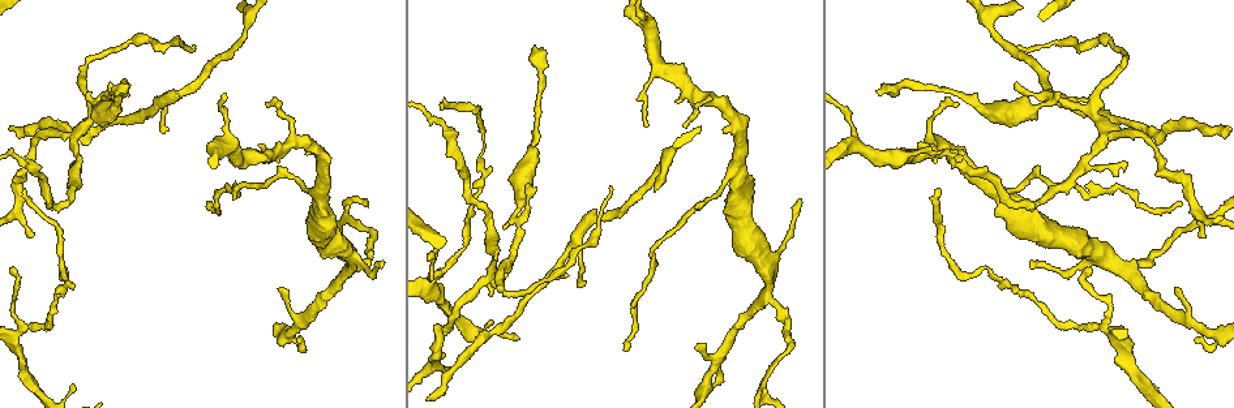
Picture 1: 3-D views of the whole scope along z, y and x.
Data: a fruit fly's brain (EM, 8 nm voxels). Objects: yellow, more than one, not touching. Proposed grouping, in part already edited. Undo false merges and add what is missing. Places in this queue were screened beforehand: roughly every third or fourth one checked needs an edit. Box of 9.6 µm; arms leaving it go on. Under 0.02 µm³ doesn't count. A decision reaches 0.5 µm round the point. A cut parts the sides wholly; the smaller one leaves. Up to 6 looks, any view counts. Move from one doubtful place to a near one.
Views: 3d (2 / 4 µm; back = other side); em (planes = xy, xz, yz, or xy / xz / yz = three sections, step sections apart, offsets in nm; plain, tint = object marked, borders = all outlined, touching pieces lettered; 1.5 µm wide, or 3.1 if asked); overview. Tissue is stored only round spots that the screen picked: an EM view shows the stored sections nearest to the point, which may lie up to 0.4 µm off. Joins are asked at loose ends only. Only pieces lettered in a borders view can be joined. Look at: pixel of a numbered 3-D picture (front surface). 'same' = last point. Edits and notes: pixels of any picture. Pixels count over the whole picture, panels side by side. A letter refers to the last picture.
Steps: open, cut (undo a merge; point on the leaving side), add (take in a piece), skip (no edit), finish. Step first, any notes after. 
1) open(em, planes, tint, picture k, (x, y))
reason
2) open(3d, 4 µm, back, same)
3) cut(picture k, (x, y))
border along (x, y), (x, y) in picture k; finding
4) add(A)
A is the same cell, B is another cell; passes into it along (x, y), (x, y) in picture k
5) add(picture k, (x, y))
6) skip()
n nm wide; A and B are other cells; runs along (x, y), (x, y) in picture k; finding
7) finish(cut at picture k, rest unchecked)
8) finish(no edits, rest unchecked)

open(em, xy, step 4, tint, picture 1, (489, 333))

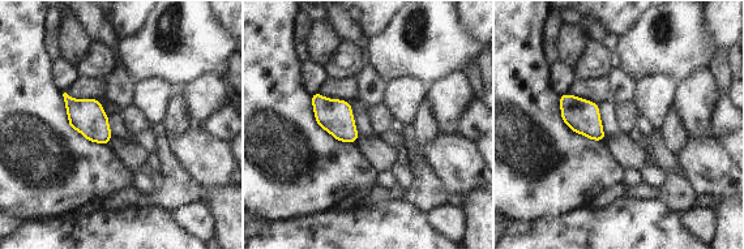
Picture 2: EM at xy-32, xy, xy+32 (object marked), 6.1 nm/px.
open(em, xy, step 4, borders, same)
what lies round it

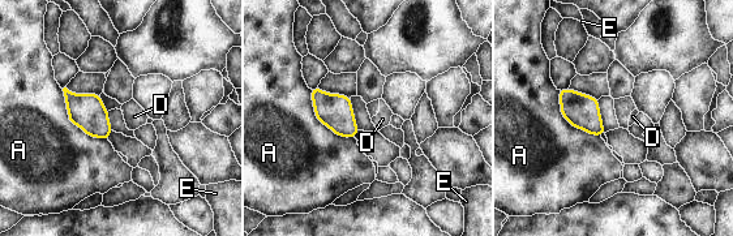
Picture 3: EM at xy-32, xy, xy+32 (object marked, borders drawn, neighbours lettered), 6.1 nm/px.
skip()
A, D and E are other cells; border along (558, 90), (560, 112), (600, 136) in picture 3; all the same cell

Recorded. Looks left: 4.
open(em, xy, step 4, borders, picture 1, (626, 351))
tapers out

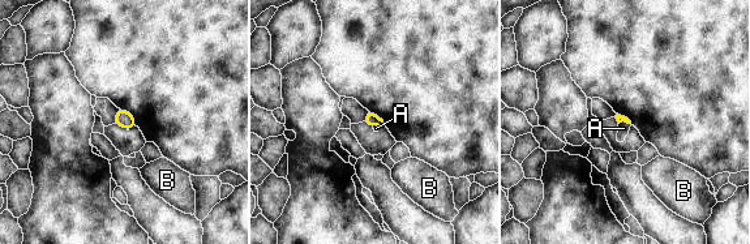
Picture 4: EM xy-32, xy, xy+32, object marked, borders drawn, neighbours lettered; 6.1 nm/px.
open(em, planes, borders, same)

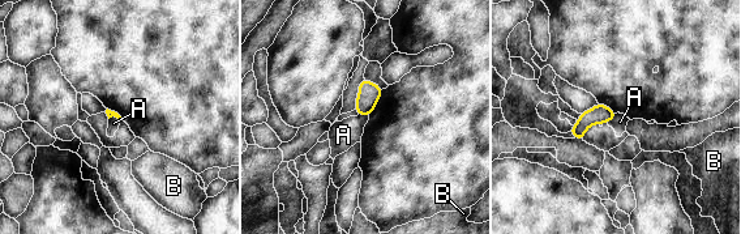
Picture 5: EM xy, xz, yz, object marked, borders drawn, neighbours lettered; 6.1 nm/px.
skip()
A touches over 90 nm; A and B are other cells; border along (617, 113), (608, 123) in picture 5; no lettered piece goes on from it

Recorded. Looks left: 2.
finish(no edits, rest unchecked)

